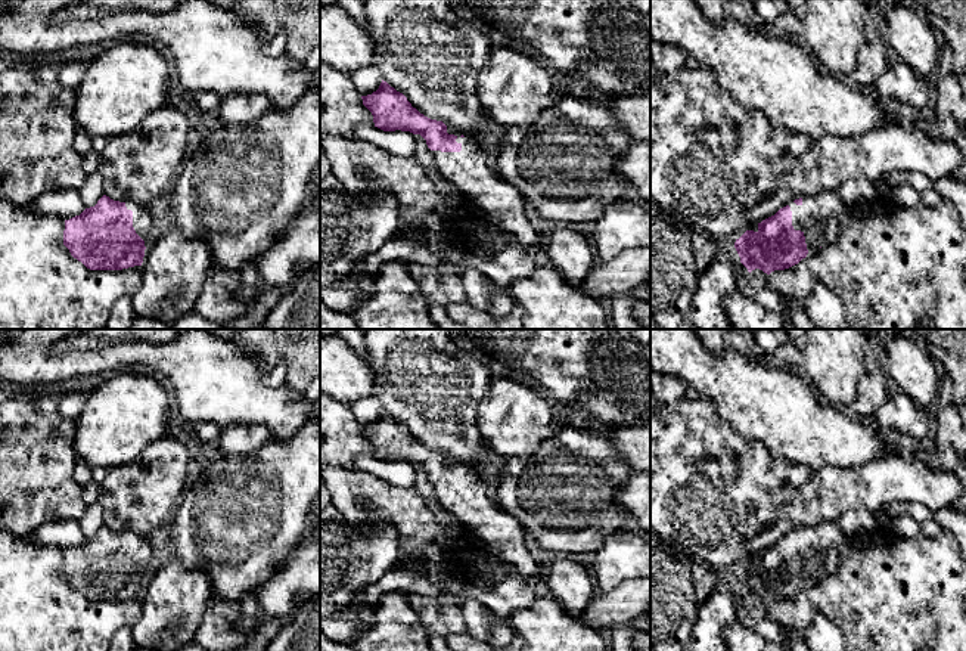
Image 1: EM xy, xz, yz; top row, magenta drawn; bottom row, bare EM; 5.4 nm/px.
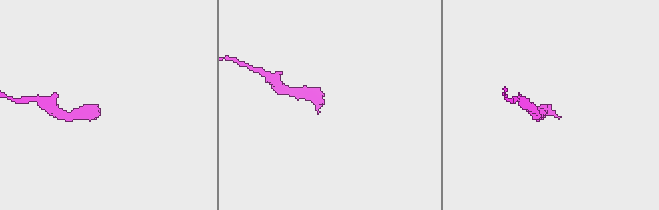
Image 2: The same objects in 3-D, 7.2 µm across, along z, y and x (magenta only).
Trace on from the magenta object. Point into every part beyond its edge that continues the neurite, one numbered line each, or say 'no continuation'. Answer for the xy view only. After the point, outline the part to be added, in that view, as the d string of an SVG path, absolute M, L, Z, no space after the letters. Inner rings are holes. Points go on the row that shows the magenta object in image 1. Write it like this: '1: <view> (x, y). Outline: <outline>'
1: xy (149, 223). Outline: M125 202L125 207L133 211L133 227L145 241L145 261L155 242L174 226L173 213L167 204L161 208L146 208L133 202Z

